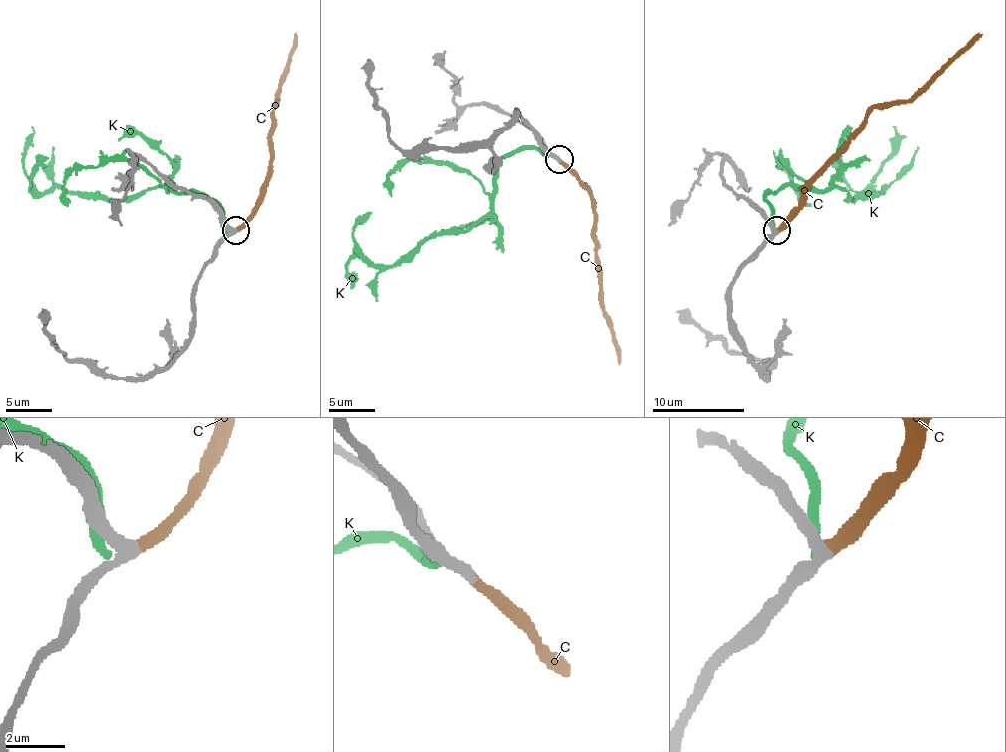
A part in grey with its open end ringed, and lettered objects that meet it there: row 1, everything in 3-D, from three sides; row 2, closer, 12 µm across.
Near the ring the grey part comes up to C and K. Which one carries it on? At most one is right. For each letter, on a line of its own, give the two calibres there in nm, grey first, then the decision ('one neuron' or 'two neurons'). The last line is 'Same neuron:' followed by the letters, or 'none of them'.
C: 320/340 nm | one neuron
K: 380/480 nm | two neurons
Same neuron: C

